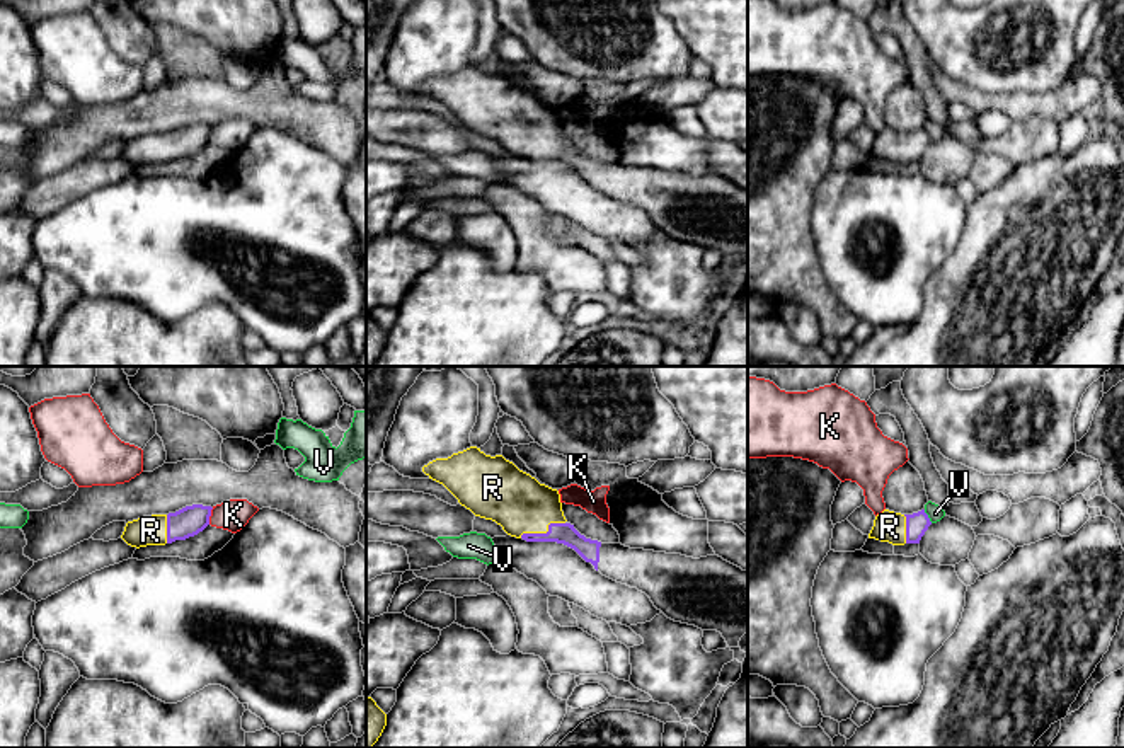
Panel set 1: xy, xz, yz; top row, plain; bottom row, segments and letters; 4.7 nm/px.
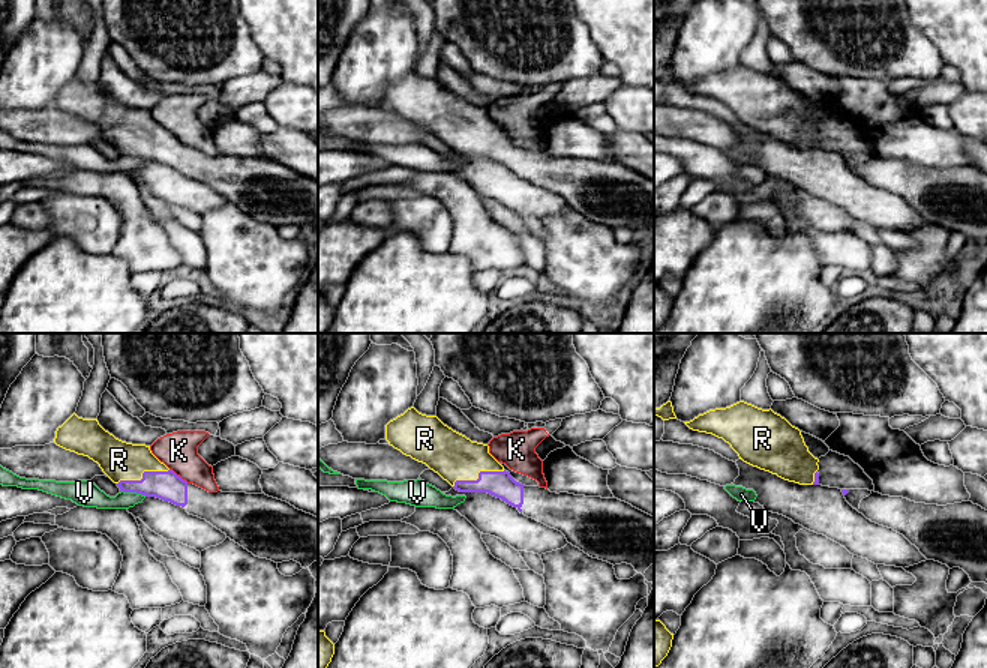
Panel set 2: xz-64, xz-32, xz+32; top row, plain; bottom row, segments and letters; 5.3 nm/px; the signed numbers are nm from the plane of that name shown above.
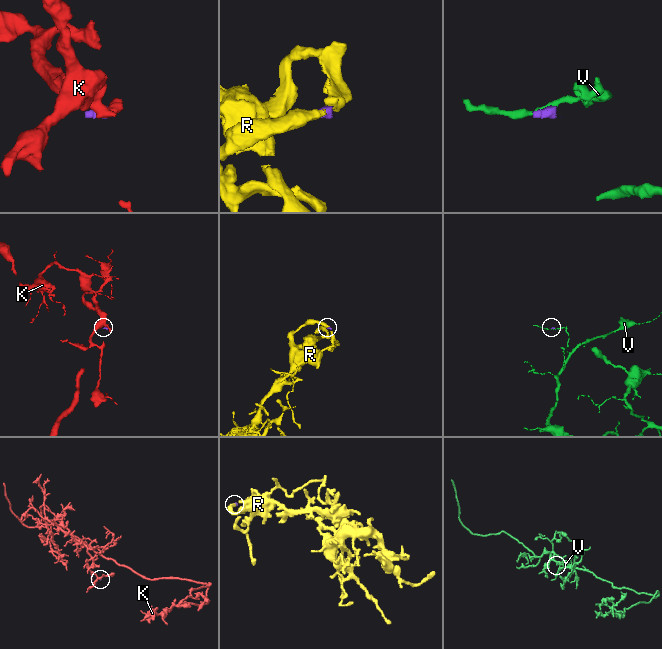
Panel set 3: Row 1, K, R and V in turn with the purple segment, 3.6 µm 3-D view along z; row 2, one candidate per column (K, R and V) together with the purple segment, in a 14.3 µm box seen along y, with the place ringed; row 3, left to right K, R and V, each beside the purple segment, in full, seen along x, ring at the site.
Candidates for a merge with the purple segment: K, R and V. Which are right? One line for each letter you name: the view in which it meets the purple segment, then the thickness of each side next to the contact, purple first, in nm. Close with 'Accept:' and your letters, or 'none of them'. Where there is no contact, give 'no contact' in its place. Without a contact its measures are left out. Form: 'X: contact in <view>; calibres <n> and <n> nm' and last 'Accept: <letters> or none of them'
R: contact in xz; calibres 100 and 280 nm
Accept: R

